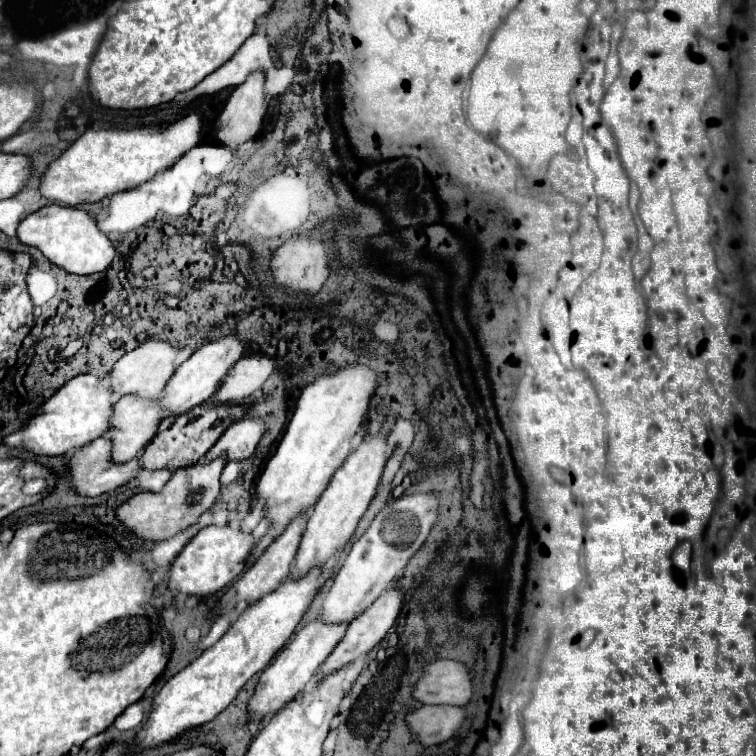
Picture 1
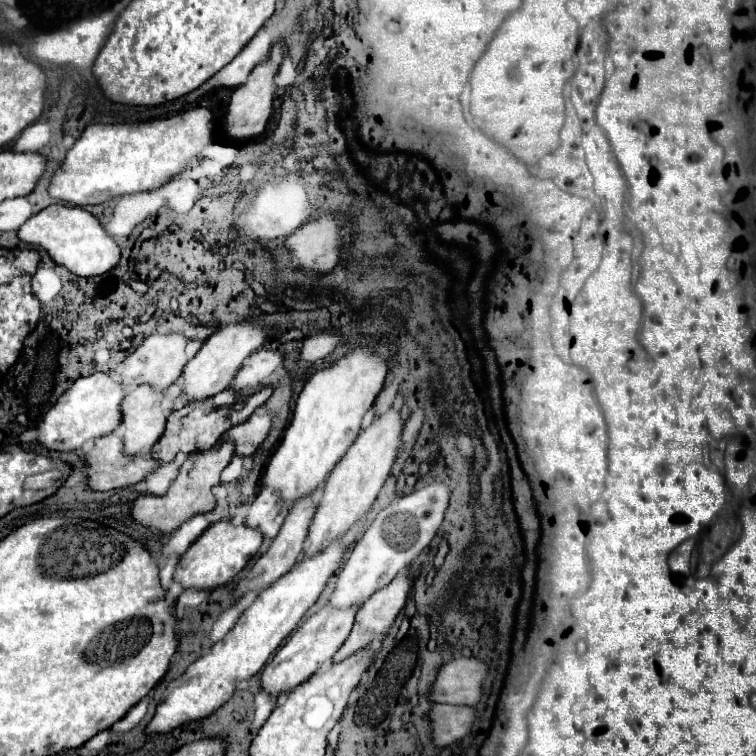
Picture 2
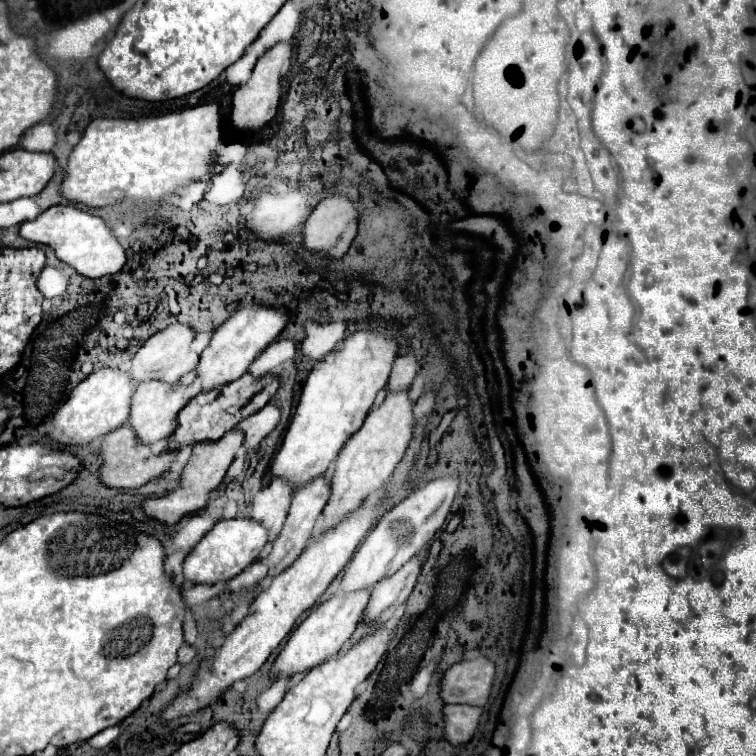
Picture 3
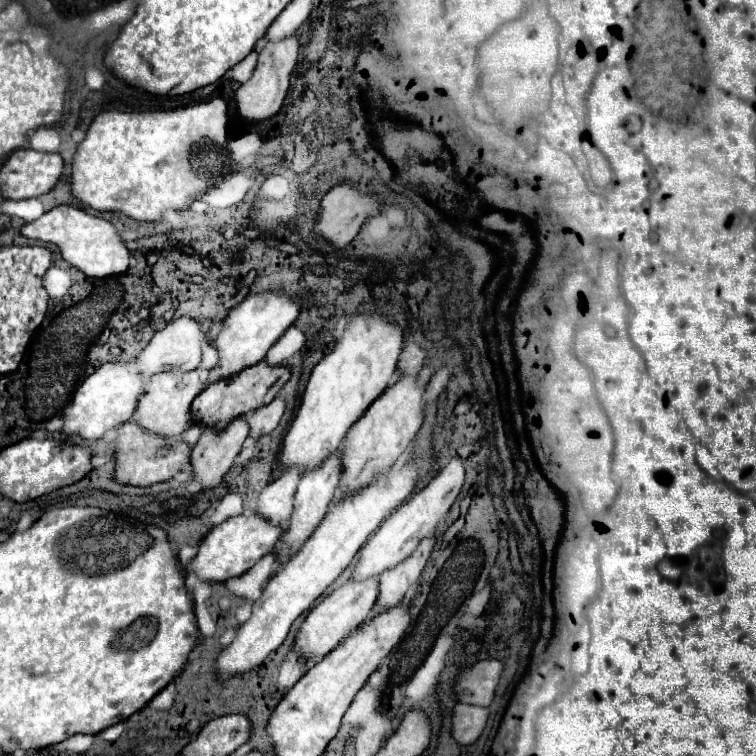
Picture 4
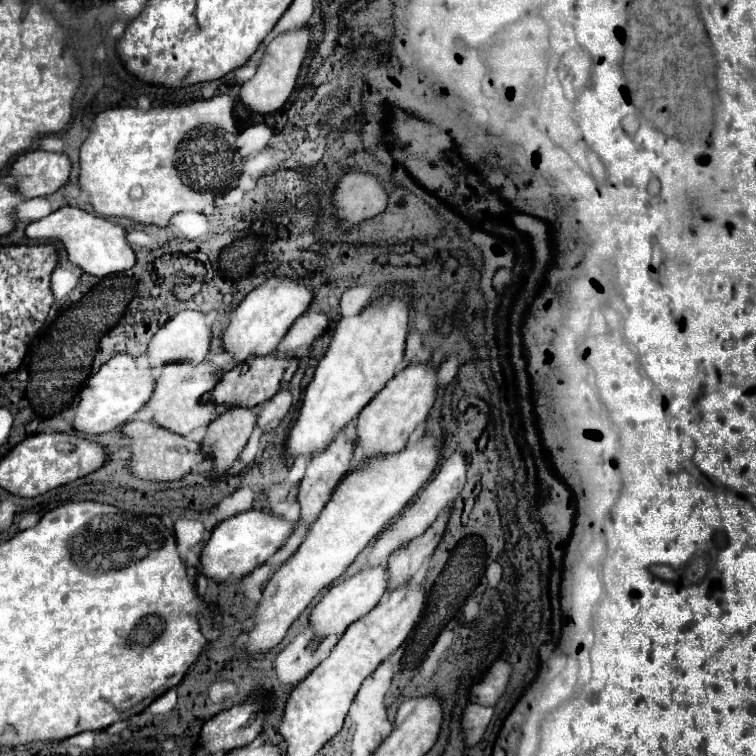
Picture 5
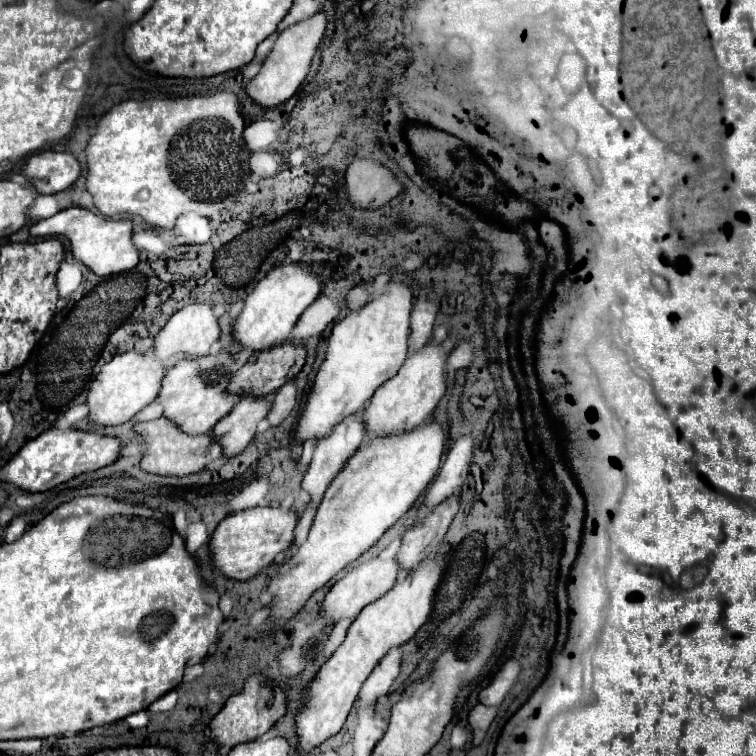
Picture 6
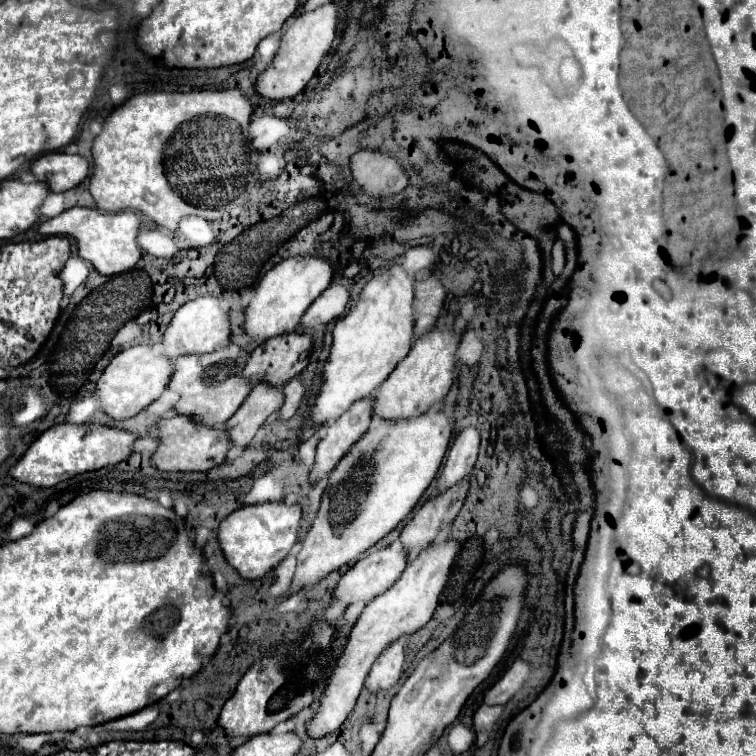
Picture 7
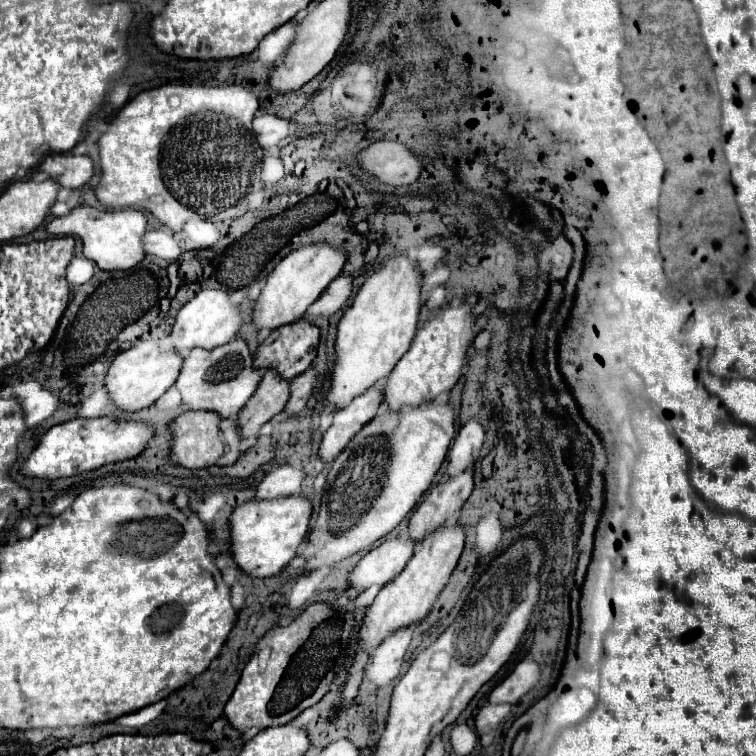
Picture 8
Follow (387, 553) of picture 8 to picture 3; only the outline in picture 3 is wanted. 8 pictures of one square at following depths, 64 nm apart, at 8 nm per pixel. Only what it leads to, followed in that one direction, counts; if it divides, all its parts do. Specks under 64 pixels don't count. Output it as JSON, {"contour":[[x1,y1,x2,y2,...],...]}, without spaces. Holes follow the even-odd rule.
{"contour":[[360,590,360,592,352,592,352,594,332,596,330,600,320,604,316,610,312,610,310,616,294,630,294,634,290,636,290,640,286,642,286,646,274,660,274,664,270,668,270,676,272,678,282,678,282,676,294,678,298,674,310,672,312,668,320,666,324,660,338,654,340,648,354,634,358,622,362,620,362,612,364,612,368,600,370,600,370,590]]}

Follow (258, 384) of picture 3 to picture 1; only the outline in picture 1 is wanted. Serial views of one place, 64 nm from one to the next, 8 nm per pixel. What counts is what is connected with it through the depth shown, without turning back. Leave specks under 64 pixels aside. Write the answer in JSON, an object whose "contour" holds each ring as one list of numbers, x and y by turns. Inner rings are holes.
{"contour":[[196,406,192,408,188,414,182,416,166,416,160,422,160,428,156,432,156,436,146,444,142,456,138,458,140,466,144,470,160,470,160,468,168,468,168,470,178,470,190,464,196,464,214,444,216,440,222,436,222,432,236,420,242,418,244,414,244,406,234,408,234,406]]}

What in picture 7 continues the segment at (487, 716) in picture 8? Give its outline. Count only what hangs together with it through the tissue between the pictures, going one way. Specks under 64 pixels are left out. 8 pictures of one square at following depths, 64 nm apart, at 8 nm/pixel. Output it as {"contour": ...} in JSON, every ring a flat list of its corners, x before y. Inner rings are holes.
{"contour":[[482,704,476,712,474,712,474,732,476,732,476,746,484,746,490,730,494,726,494,722,500,718,502,714,502,706,488,706]]}

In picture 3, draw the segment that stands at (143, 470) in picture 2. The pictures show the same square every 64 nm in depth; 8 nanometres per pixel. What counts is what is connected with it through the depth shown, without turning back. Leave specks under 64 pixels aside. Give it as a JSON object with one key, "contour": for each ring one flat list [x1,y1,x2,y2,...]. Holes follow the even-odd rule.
{"contour":[[122,426,108,436,104,436,100,444,100,456,102,456,102,466,100,466,100,482,102,486,108,488,140,488,150,480,156,480,162,476,170,462,176,458,176,452,166,452,162,450,158,456,150,450,150,446,138,444,134,440,134,432,128,426]]}

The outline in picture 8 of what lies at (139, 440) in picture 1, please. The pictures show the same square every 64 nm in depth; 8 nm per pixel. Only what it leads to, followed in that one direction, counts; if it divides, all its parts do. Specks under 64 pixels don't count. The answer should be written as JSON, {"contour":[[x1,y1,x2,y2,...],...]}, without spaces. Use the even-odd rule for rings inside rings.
{"contour":[[232,340,214,350,194,348,182,362,180,376,176,378,176,388,182,394,182,404,190,410,208,410,218,416,236,416,240,408,248,402,262,380,262,370,252,368,252,354,244,340]]}

